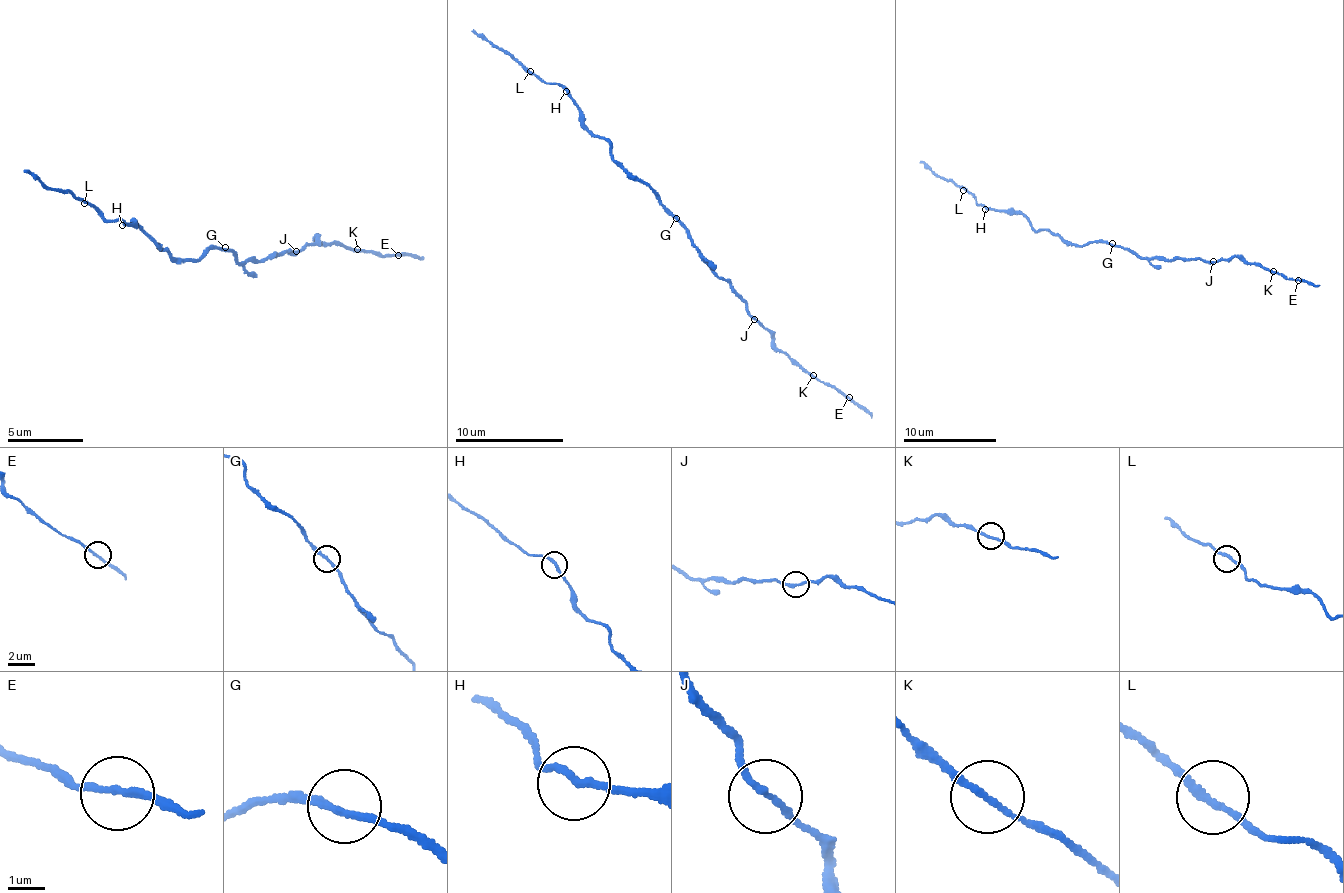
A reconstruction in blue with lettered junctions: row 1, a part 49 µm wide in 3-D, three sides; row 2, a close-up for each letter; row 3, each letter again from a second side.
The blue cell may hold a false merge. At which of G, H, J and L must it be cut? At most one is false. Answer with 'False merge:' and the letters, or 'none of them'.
False merge: none of them

